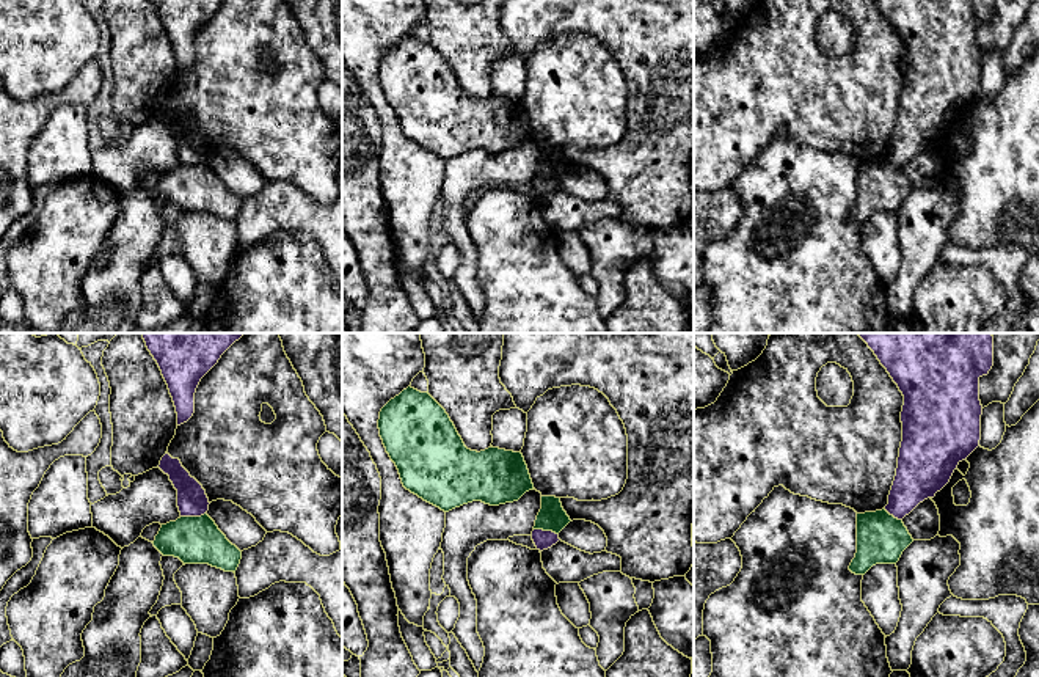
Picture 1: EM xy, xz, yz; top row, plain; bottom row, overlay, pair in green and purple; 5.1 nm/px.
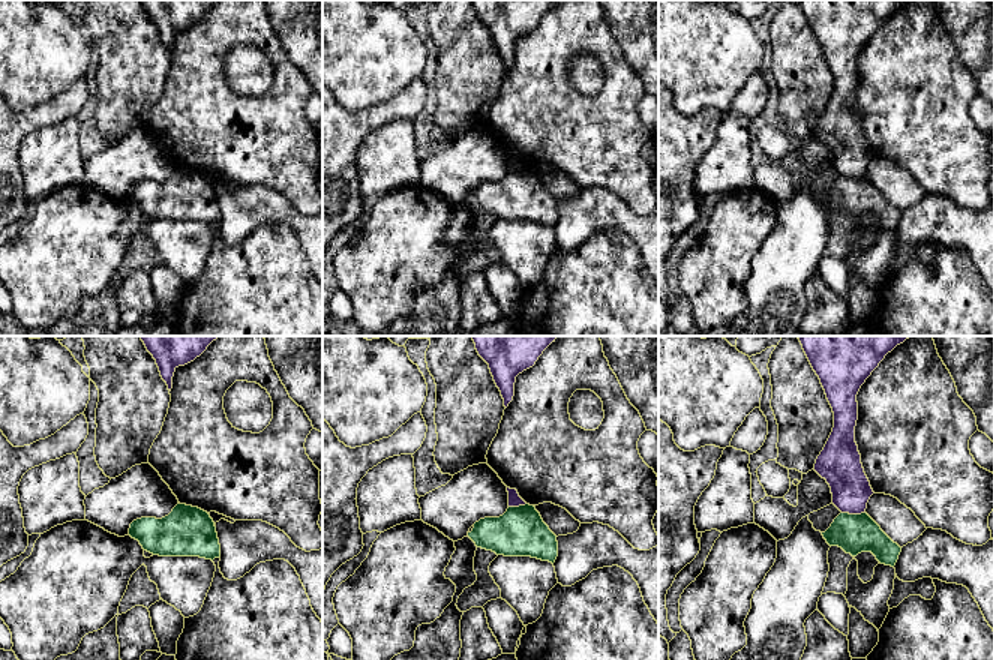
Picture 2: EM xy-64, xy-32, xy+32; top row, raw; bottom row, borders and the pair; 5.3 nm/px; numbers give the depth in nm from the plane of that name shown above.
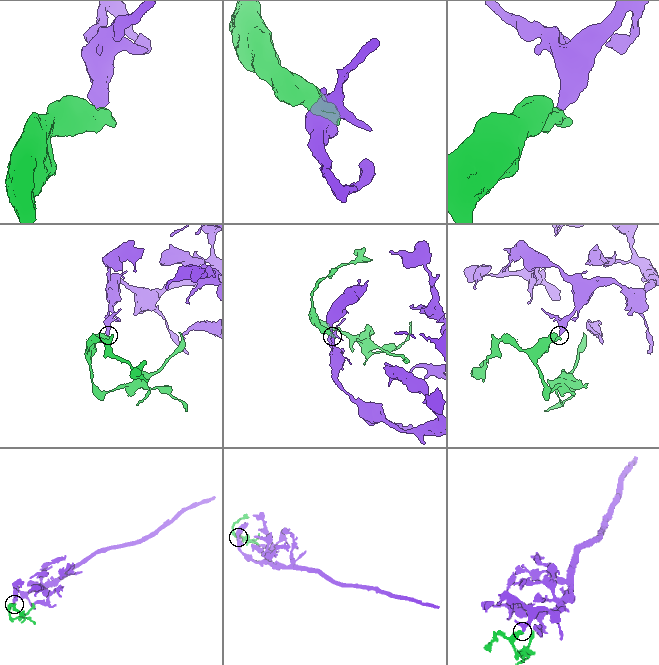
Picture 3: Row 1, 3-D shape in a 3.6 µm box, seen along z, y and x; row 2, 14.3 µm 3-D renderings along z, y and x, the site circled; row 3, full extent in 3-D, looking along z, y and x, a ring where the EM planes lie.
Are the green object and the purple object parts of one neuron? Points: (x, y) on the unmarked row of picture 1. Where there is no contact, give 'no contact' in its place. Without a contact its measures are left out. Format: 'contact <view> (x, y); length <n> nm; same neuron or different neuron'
contact xy (193, 165); length 140 nm; different neuron

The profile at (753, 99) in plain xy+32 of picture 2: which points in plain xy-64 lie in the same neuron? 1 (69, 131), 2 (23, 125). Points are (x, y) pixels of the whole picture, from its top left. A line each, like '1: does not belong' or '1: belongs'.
1: does not belong
2: belongs

